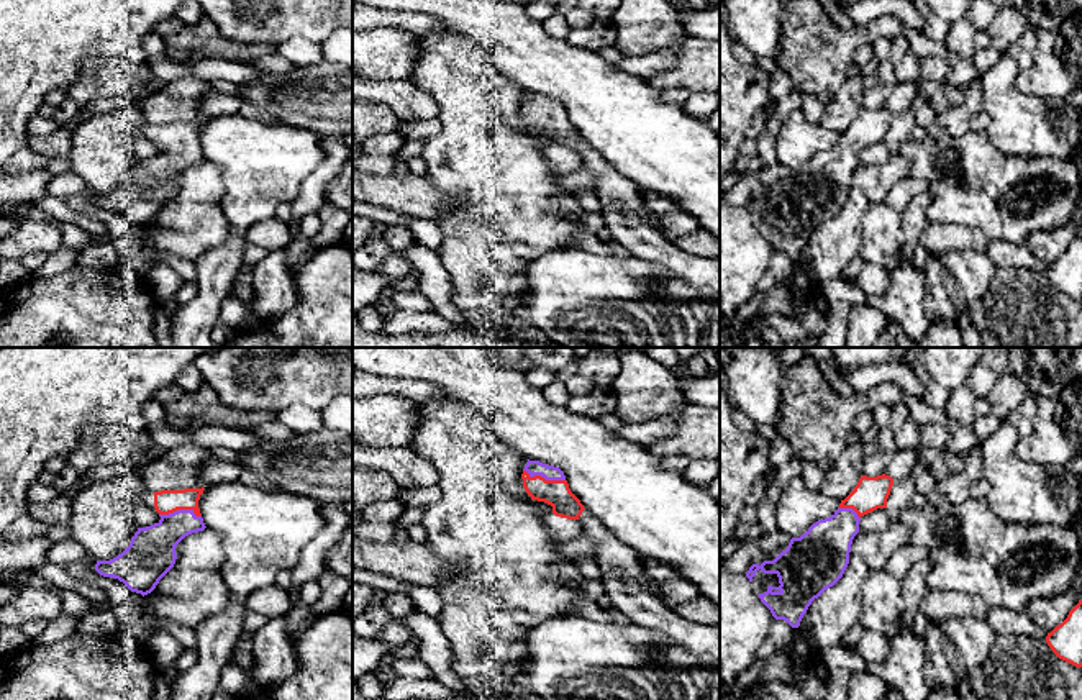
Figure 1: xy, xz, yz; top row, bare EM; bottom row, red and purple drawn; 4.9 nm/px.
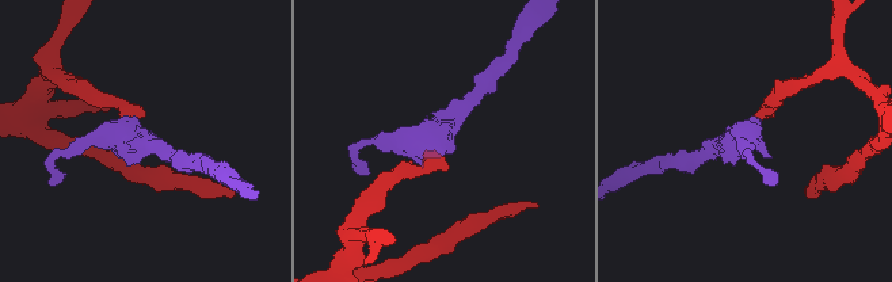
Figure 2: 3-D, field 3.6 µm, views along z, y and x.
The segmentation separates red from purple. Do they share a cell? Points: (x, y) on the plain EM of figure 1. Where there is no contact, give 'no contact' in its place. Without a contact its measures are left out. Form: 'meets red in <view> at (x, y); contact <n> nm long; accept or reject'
meets red in xy at (181, 141); contact 200 nm long; accept

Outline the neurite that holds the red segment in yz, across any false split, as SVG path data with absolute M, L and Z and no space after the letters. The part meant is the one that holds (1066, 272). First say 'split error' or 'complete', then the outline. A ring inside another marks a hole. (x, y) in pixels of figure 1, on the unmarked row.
complete; M1082 233L1048 266L1046 275L1059 292L1082 300Z

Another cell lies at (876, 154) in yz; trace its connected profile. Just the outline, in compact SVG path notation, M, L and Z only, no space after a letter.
M877 141L864 149L859 154L859 164L864 166L882 166L890 157L890 143Z

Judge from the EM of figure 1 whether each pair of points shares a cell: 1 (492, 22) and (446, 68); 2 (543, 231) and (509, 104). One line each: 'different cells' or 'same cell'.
1: different cells
2: different cells

